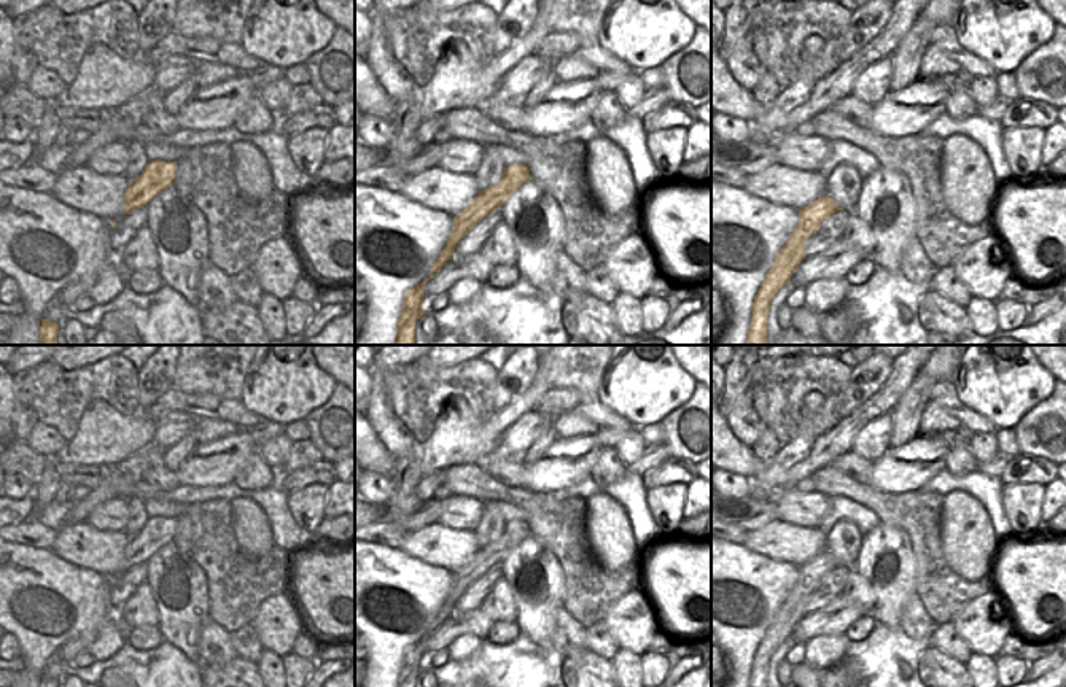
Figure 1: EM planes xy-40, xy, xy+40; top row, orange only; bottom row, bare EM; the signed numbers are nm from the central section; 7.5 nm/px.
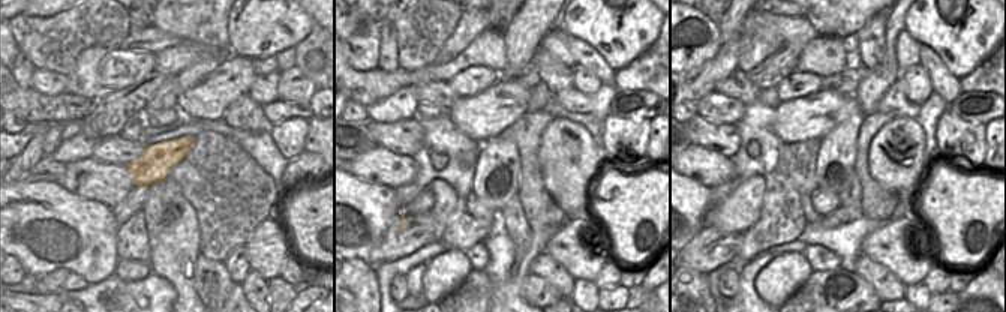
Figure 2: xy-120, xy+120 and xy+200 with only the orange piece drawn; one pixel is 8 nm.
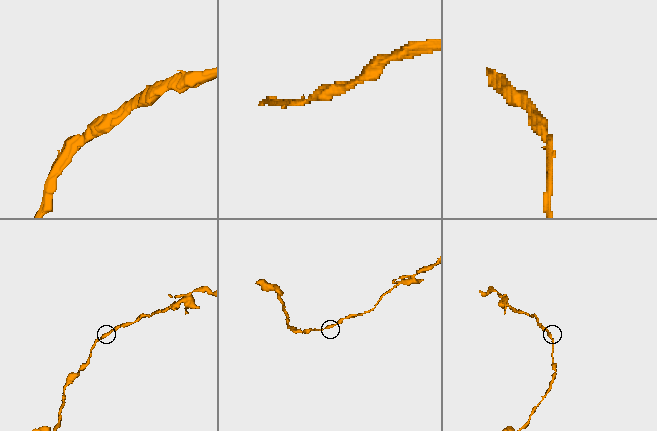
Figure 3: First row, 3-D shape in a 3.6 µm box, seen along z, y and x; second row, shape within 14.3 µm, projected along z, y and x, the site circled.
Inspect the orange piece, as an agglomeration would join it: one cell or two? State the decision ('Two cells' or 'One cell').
One cell.

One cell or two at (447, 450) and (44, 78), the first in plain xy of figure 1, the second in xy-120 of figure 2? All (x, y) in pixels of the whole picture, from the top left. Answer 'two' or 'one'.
two

